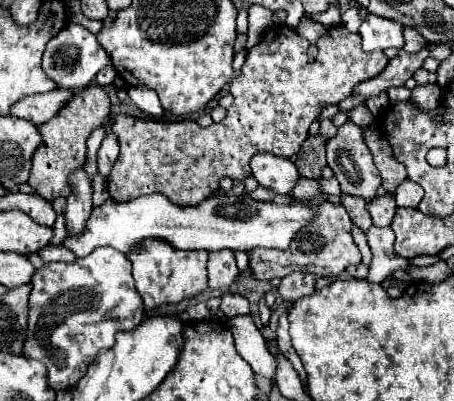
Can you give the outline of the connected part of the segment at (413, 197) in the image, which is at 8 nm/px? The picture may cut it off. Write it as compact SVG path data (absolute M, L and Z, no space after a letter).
M406 179L394 193L398 207L418 207L422 197L424 197L424 189L410 179Z

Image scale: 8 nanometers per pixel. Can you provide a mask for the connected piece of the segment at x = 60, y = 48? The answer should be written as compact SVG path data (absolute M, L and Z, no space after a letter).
M68 23L56 37L52 37L46 45L46 51L42 55L42 69L44 73L58 85L64 89L84 89L90 85L90 81L96 77L96 73L100 69L104 69L106 65L110 65L110 57L108 53L98 45L96 37L84 29L82 25L76 23Z

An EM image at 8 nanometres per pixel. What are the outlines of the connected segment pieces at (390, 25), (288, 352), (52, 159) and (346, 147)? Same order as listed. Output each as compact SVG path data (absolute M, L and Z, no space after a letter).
M368 15L366 21L360 25L360 37L362 37L362 47L364 51L384 51L388 47L402 49L404 45L404 35L402 35L402 25L378 15Z
M280 315L278 319L278 347L280 347L280 353L292 363L292 367L298 371L302 383L306 383L306 371L300 363L300 357L296 355L296 351L292 349L292 343L290 343L290 335L288 335L288 317L286 315Z
M92 85L84 91L78 91L62 109L60 113L46 121L44 125L38 125L38 131L42 133L42 145L36 149L32 157L32 171L28 185L46 201L54 201L56 197L68 197L70 195L70 183L68 177L80 169L86 161L86 139L90 133L100 127L106 117L110 115L110 99L106 91L100 85Z
M346 121L338 129L336 137L332 137L328 141L326 159L334 171L334 177L340 181L340 187L346 195L358 195L358 197L364 197L366 201L372 201L376 195L376 189L380 187L382 181L380 181L380 173L372 161L372 153L364 143L364 131L366 131L364 127L352 123L352 121Z

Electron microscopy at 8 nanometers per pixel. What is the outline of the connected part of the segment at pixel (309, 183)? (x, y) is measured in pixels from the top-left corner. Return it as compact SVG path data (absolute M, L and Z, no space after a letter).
M300 177L298 183L296 183L296 187L294 187L294 191L292 191L292 197L308 197L308 195L314 195L314 193L318 191L318 189L314 189L314 187L318 187L314 179L304 179L304 177Z

